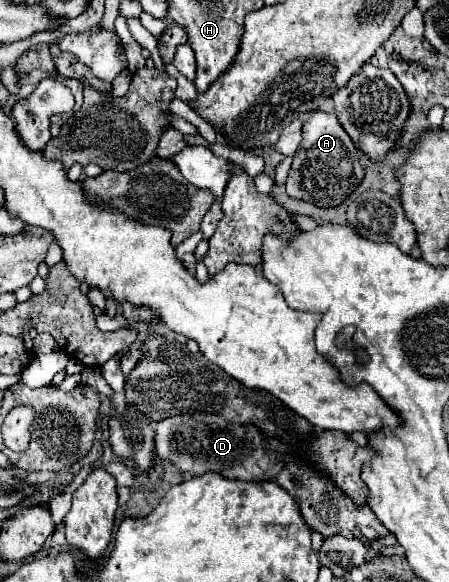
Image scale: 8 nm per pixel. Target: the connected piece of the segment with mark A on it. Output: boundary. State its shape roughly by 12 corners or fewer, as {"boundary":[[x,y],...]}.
{"boundary":[[311,112],[287,194],[335,208],[365,168],[337,116]]}

